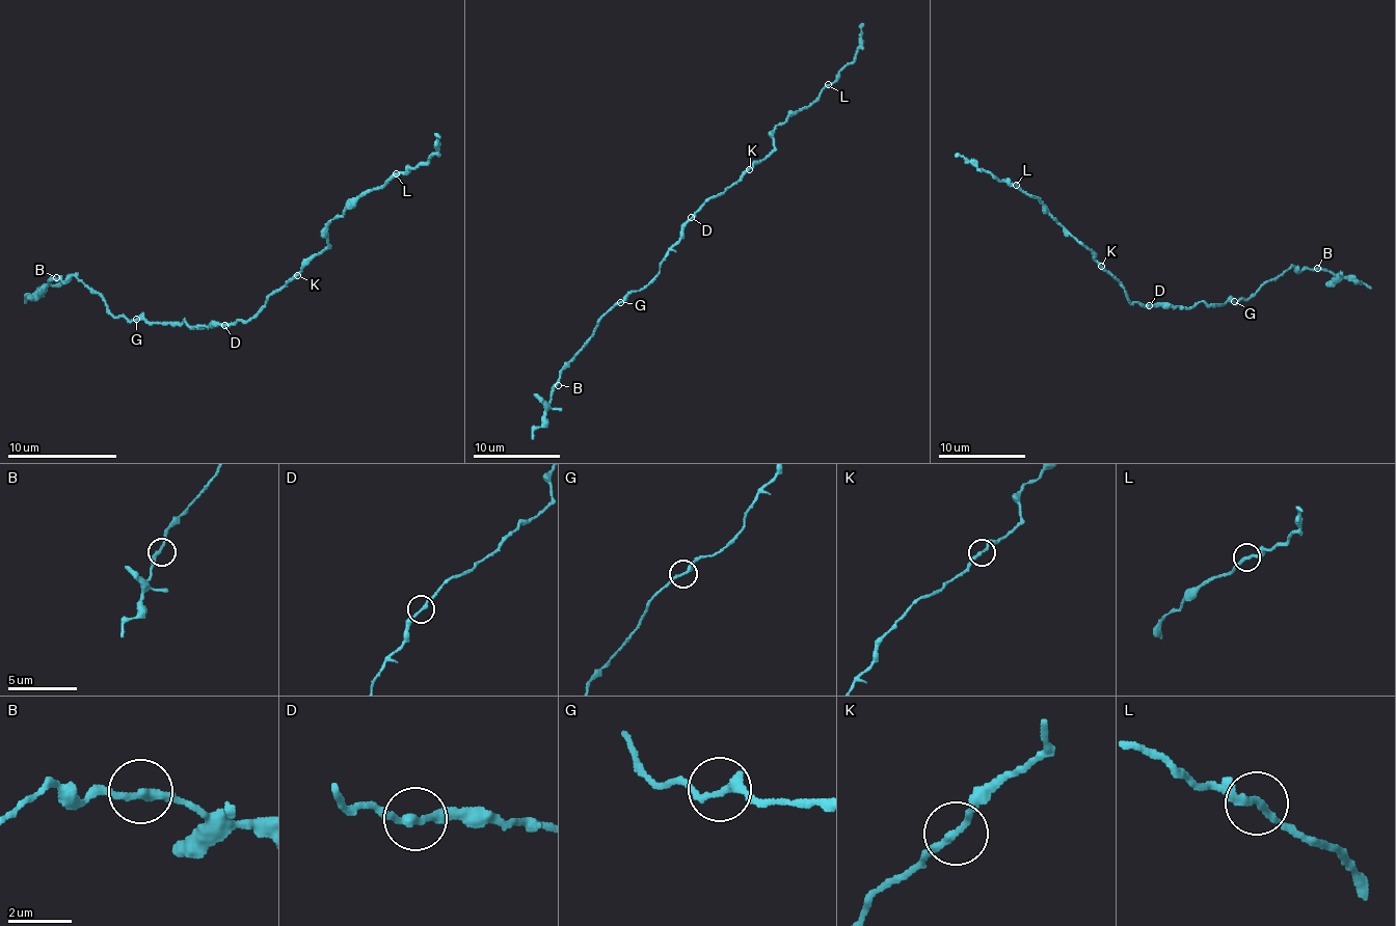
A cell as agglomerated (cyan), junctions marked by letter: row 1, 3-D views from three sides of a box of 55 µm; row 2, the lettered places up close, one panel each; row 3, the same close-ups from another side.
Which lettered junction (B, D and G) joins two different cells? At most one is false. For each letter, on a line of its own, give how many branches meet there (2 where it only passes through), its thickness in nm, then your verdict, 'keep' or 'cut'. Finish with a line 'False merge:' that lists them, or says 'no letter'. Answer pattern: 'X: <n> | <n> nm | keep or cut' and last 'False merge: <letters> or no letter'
B: 2 | 240 nm | keep
D: 2 | 220 nm | cut
G: 2 | 280 nm | keep
False merge: D

